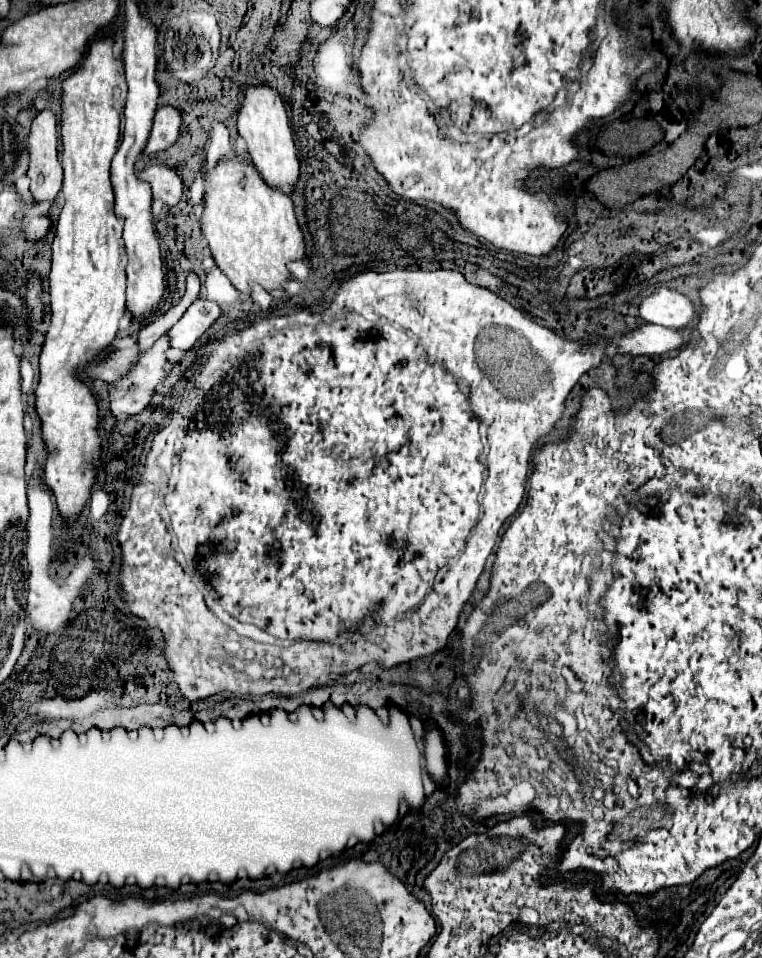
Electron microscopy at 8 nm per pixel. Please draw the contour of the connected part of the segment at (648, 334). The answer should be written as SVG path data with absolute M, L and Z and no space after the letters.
M646 324L636 328L632 334L622 336L618 342L618 352L622 354L666 354L670 350L678 350L684 344L684 336L680 330L672 328L662 328L654 324Z

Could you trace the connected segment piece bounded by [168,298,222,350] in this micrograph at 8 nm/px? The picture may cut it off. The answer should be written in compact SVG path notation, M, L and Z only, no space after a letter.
M198 298L186 314L170 328L168 336L172 342L172 348L190 350L196 340L222 316L222 308L216 302L208 302L206 298Z

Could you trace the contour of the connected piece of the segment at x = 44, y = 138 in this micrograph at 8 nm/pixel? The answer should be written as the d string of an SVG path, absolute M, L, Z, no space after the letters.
M46 108L32 120L30 130L30 194L38 202L54 202L62 188L62 164L58 162L56 114Z

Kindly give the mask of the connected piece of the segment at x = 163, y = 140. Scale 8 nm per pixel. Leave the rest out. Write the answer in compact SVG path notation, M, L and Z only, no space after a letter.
M162 106L156 110L146 154L162 152L178 142L182 132L182 112L172 106Z

